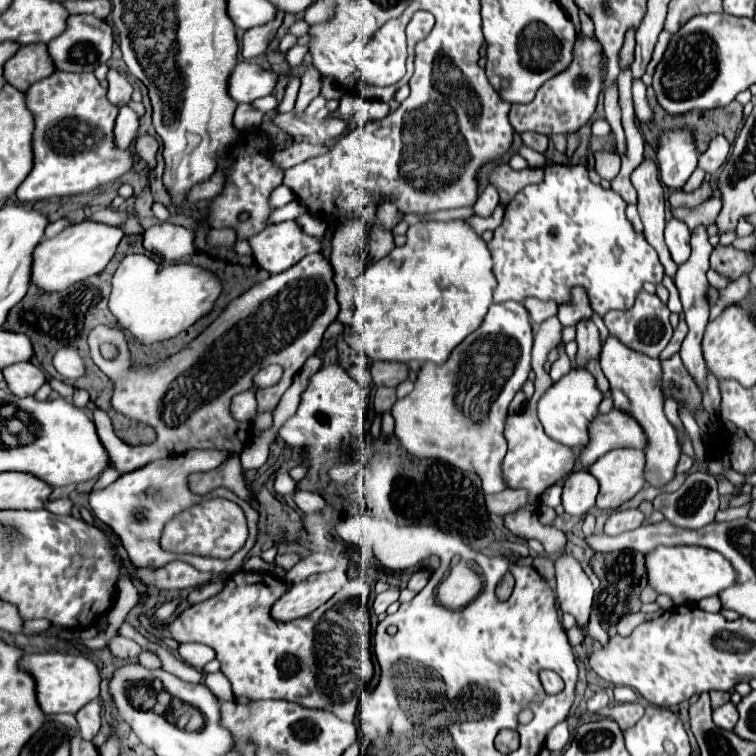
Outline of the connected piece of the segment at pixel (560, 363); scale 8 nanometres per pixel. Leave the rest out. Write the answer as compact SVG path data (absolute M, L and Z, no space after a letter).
M564 344L558 346L558 360L552 364L552 370L550 370L550 376L554 382L558 382L558 378L562 378L564 374L570 372L570 358L566 356L564 352Z

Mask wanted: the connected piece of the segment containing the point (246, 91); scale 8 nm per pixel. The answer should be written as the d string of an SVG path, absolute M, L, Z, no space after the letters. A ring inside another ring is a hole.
M240 62L230 76L228 94L236 102L254 102L272 94L278 80L280 74L274 74L272 70L264 70L254 62Z

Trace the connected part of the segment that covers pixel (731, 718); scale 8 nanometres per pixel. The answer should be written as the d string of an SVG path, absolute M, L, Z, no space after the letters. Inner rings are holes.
M726 702L724 706L720 706L720 708L716 708L716 710L714 710L712 718L714 718L714 724L716 724L718 728L732 730L732 728L734 728L734 724L738 722L738 712L736 712L736 706L734 706L732 702Z

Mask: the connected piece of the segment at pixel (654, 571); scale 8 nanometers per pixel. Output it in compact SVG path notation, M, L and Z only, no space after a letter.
M658 546L658 550L646 554L646 568L650 586L654 586L658 594L668 594L676 604L718 596L736 582L734 566L716 550L702 546Z

